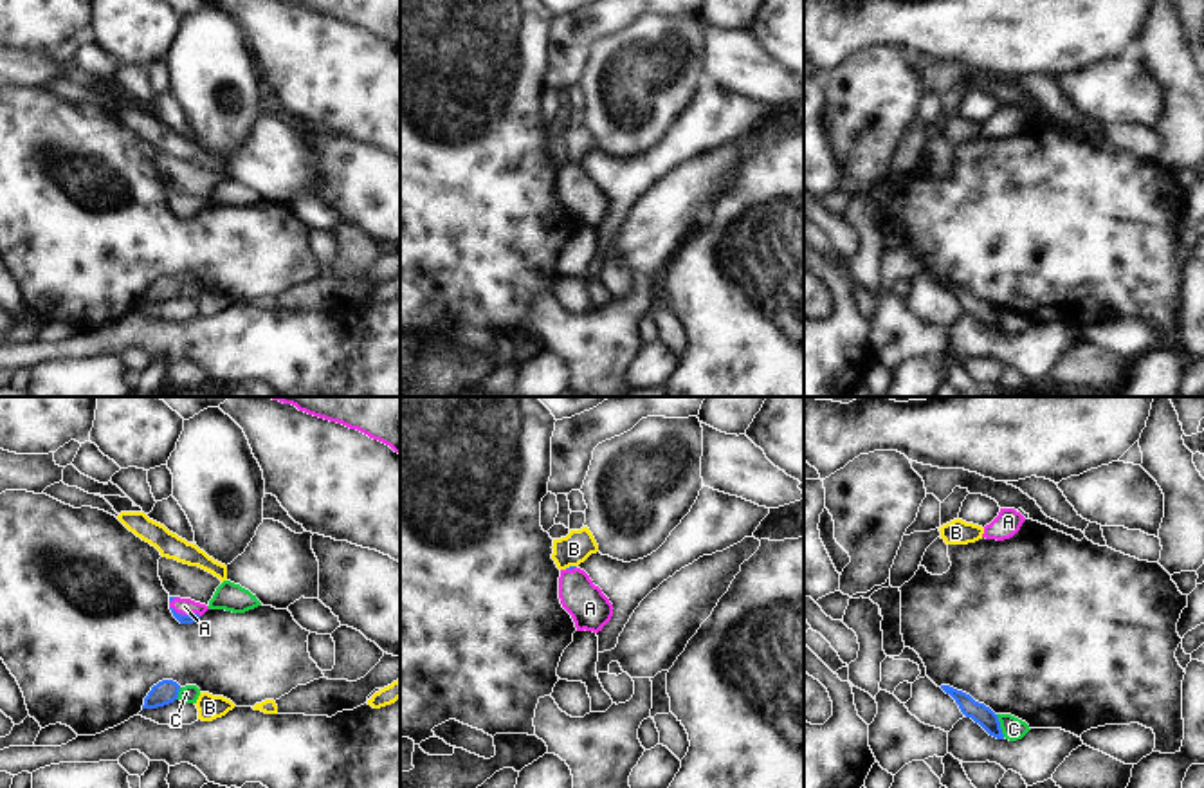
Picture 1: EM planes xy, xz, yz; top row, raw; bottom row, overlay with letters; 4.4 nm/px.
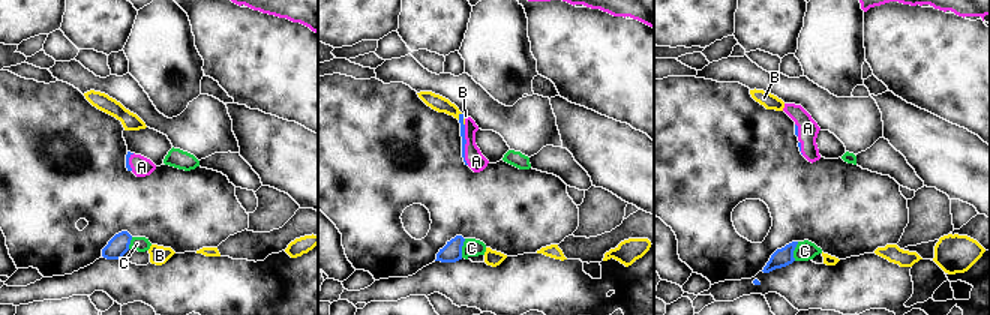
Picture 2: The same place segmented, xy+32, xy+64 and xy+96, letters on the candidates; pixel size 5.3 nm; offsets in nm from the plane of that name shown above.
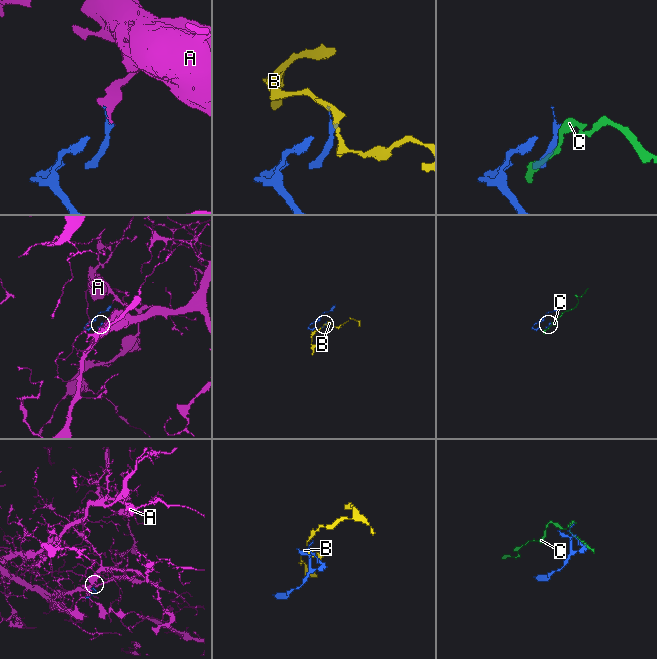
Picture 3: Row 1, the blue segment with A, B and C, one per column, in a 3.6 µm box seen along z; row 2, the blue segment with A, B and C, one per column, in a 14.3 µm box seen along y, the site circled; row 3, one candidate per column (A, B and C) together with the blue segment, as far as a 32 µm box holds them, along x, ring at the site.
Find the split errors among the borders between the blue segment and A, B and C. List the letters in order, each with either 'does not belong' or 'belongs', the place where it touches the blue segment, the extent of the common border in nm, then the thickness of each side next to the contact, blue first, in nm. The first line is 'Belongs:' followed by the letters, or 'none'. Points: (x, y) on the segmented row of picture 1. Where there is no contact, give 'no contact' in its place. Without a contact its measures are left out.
Belongs: A
A: belongs; contact xy (186, 615); length 150 nm; calibres 50 and 80 nm
B: does not belong; contact xz (570, 567); length 60 nm; calibres 20 and 140 nm
C: does not belong; contact yz (999, 725); length 110 nm; calibres 90 and 100 nm

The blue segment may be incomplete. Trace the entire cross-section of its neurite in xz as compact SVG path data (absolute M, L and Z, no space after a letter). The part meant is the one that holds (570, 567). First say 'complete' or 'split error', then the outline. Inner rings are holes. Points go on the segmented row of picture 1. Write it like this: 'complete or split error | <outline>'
split error | M577 566L561 570L559 599L562 608L571 615L577 631L586 629L598 633L613 617L609 599L593 584L589 575Z

